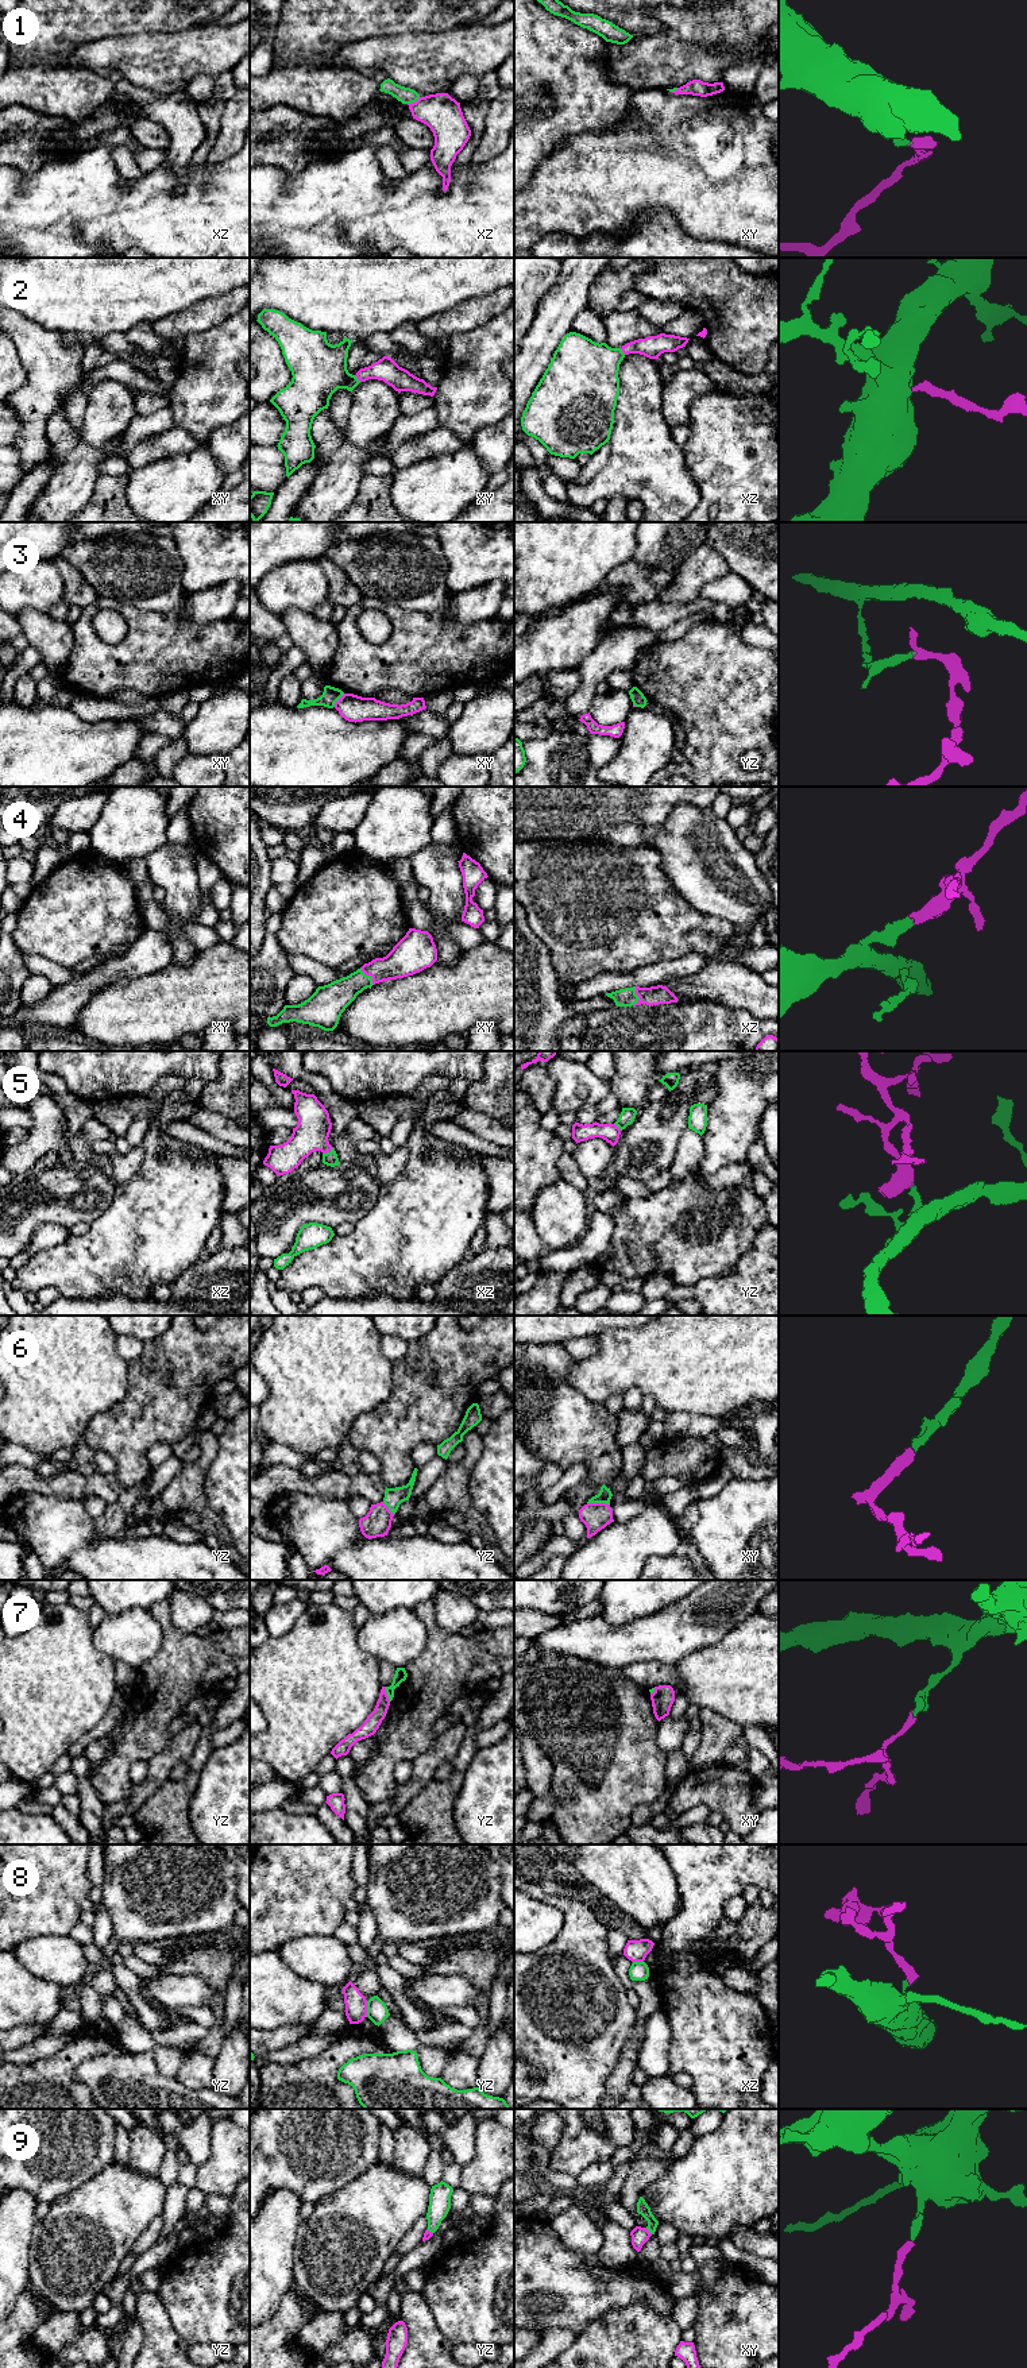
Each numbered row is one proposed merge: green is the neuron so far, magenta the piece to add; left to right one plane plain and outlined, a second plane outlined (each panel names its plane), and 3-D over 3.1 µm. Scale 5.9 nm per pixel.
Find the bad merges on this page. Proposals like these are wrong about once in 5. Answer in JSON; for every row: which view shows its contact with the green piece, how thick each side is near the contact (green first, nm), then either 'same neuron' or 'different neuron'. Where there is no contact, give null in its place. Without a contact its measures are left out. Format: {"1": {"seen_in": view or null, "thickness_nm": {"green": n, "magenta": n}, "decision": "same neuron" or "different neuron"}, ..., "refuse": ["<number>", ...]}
{"1": {"seen_in": "xz", "thickness_nm": {"green": 100, "magenta": 220}, "decision": "same neuron"}, "2": {"seen_in": "xy", "thickness_nm": {"green": 320, "magenta": 140}, "decision": "same neuron"}, "3": {"seen_in": "xy", "thickness_nm": {"green": 100, "magenta": 160}, "decision": "different neuron"}, "4": {"seen_in": "xy", "thickness_nm": {"green": 180, "magenta": 200}, "decision": "same neuron"}, "5": {"seen_in": "xz", "thickness_nm": {"green": 80, "magenta": 200}, "decision": "same neuron"}, "6": {"seen_in": "xy", "thickness_nm": {"green": 80, "magenta": 160}, "decision": "same neuron"}, "7": {"seen_in": "yz", "thickness_nm": {"green": 70, "magenta": 90}, "decision": "same neuron"}, "8": {"seen_in": "yz", "thickness_nm": {"green": 130, "magenta": 130}, "decision": "different neuron"}, "9": {"seen_in": "xy", "thickness_nm": {"green": 70, "magenta": 100}, "decision": "same neuron"}, "refuse": ["3", "8"]}

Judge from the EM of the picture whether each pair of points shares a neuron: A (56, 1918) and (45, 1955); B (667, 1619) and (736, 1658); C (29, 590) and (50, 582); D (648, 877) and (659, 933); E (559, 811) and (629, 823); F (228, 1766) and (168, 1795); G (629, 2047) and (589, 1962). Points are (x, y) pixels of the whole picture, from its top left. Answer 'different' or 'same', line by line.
A: different
B: different
C: same
D: same
E: same
F: different
G: different

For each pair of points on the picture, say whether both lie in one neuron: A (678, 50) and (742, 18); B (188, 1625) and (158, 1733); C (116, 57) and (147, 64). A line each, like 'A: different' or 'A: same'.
A: same
B: different
C: same

